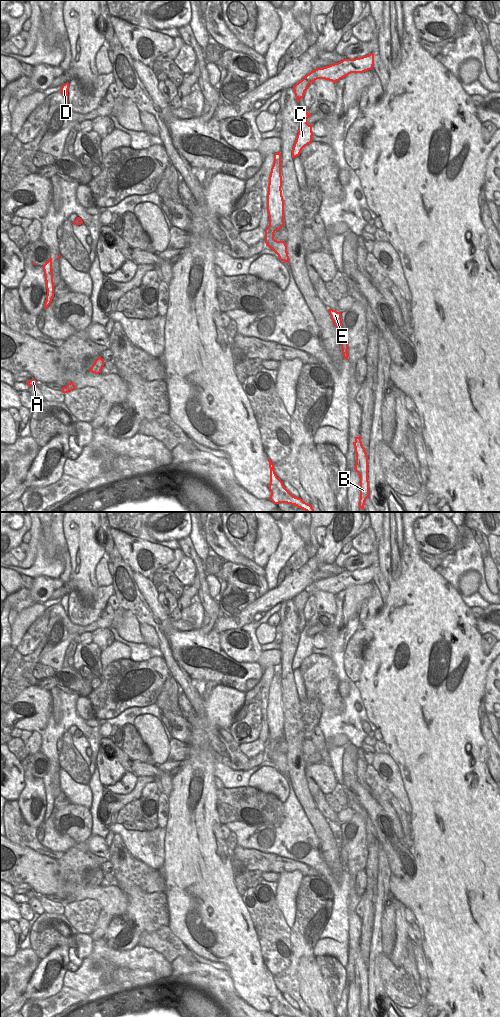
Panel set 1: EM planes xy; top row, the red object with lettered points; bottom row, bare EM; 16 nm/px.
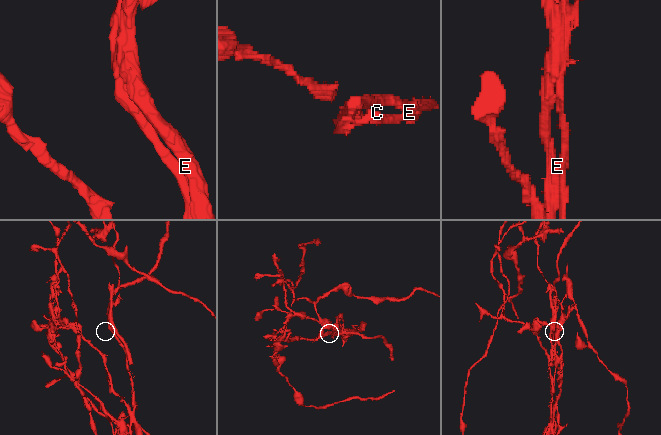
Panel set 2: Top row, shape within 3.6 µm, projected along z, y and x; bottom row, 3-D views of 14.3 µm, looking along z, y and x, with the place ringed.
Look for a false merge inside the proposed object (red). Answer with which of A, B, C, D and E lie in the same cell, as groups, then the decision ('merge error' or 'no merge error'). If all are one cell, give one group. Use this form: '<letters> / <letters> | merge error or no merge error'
A B C D / E | merge error

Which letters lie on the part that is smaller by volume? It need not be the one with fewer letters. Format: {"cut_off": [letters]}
{"cut_off": ["E"]}

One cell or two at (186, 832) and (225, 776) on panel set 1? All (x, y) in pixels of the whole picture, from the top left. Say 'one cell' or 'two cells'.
two cells

